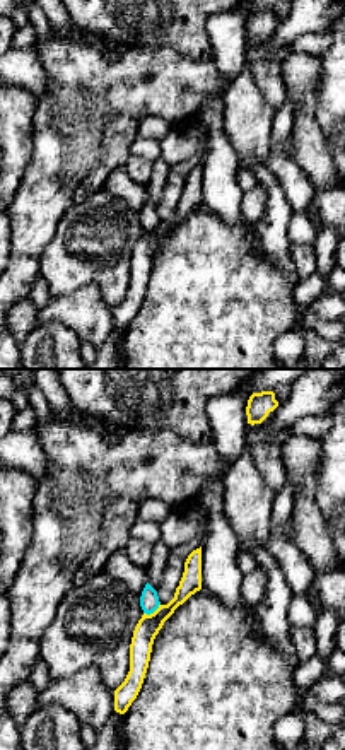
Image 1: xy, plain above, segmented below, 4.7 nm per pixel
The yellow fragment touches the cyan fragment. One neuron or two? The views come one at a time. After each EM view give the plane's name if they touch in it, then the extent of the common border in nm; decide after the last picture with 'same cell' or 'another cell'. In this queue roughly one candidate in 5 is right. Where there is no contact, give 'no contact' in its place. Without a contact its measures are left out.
meets yellow in xy; contact 90 nm long

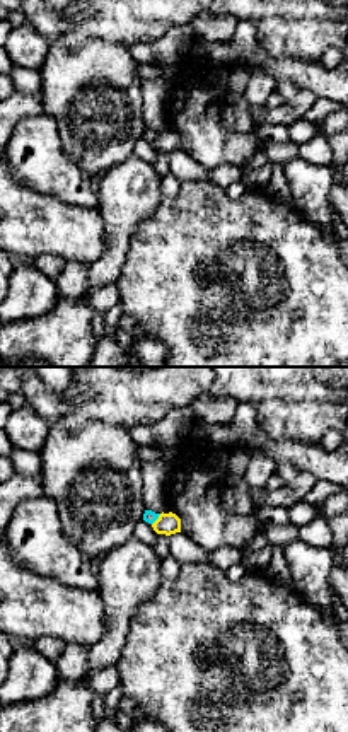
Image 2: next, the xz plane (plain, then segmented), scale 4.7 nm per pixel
meets yellow in xz; contact 70 nm long

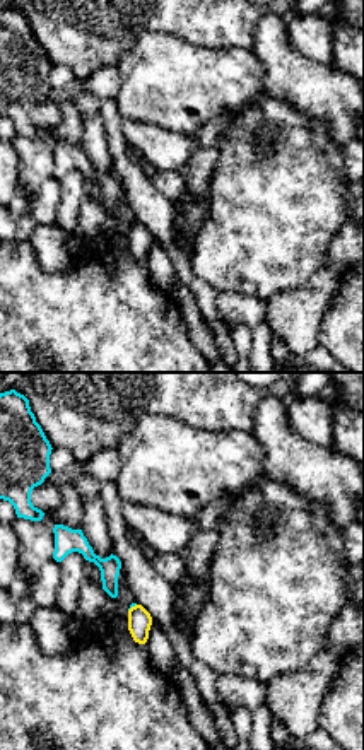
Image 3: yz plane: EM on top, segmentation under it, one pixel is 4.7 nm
meets yellow in yz; contact 50 nm long

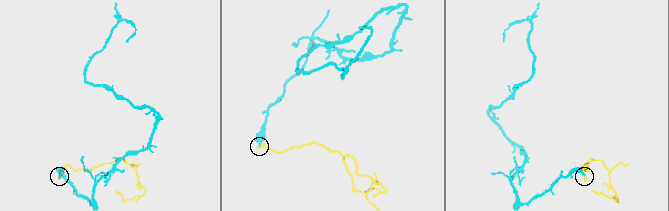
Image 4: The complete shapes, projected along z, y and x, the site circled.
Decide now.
another cell

